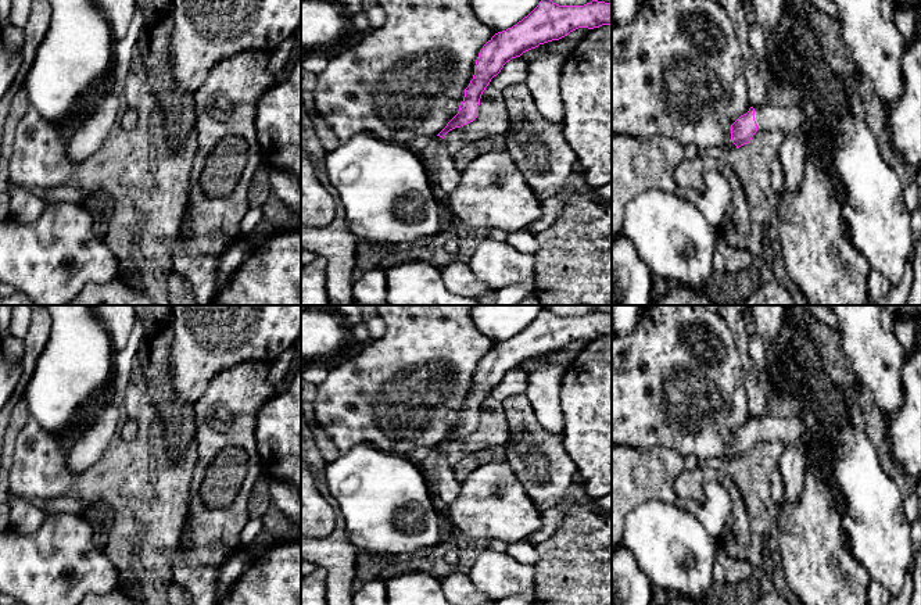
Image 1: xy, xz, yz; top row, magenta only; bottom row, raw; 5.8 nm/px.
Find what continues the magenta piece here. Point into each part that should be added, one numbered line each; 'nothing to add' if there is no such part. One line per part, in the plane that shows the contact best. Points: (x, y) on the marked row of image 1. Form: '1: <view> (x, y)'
1: yz (788, 114)

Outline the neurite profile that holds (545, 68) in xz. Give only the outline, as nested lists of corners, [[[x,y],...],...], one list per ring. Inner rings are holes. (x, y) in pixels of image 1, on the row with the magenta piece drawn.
[[[546,50],[527,57],[528,76],[526,85],[544,118],[562,123],[565,105],[560,96],[560,78],[566,57]]]

